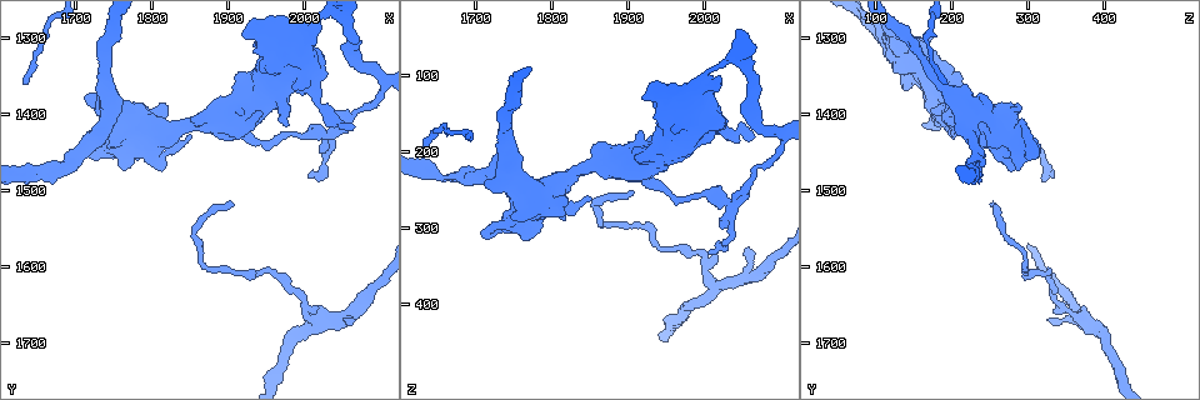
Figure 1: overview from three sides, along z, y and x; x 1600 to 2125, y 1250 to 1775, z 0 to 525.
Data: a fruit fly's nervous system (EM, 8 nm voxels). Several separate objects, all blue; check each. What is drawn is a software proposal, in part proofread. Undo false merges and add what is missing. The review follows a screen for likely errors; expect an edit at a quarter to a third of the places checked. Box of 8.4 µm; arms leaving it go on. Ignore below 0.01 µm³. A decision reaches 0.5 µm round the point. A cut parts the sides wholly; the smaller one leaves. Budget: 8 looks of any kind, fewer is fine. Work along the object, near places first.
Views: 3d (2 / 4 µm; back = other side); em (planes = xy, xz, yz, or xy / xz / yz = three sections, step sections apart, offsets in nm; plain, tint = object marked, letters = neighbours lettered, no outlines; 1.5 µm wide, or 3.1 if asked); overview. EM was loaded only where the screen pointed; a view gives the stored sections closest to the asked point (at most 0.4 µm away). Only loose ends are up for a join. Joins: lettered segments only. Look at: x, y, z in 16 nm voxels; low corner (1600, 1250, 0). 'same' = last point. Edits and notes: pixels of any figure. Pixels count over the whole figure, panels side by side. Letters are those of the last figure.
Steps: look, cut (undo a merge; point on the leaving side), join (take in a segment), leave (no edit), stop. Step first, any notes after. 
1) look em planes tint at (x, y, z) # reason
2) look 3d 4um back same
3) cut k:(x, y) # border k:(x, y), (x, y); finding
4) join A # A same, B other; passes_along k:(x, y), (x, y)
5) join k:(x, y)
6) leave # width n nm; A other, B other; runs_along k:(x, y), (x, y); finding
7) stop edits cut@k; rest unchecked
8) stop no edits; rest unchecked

look em xy step 8 tint at (1710, 1445, 225) # a narrow waist

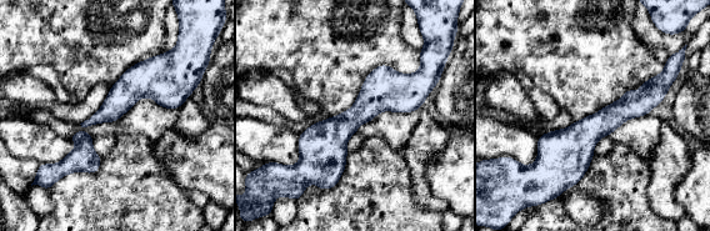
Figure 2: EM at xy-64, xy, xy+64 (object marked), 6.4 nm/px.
look em planes letters same # another direction

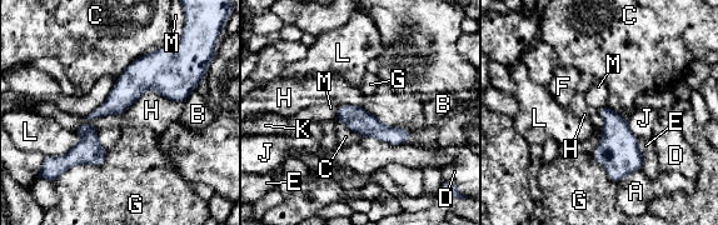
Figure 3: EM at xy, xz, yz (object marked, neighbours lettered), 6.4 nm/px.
leave # A other, B other, C other, D other, E other, F other, G other, H other, J other, K other, L other, M other; one cell here

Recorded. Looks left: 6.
look em planes plain at (2065, 1665, 330) # an open end

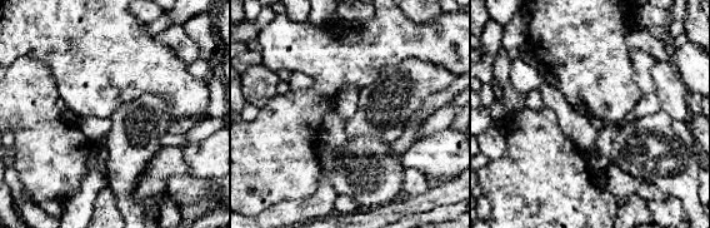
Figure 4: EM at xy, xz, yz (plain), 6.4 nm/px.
look em planes letters same

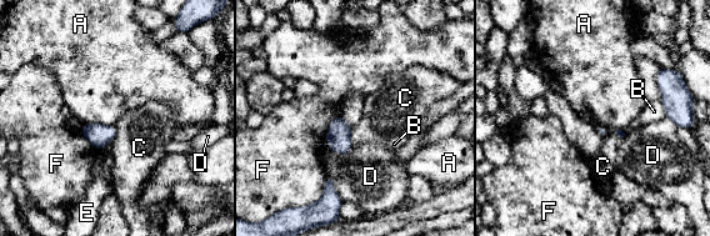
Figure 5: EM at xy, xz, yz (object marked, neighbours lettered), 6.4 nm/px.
leave # longest_contact F 220 nm; A other, B other, C other, D other, E other, F other; border 5:(113, 124), (84, 124), (80, 126); none of them fits

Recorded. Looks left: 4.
look em yz step 4 letters at (1940, 1295, 125) # sharp bend

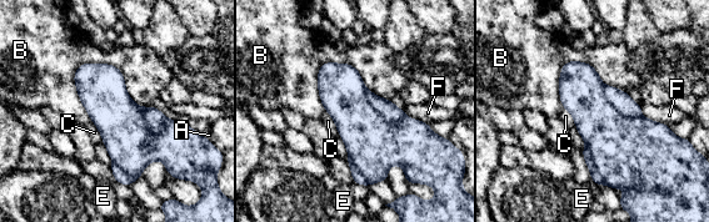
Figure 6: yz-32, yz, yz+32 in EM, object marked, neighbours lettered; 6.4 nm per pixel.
cut 6:(155, 119) # A other, B other, C other, E other, F other; a second cell is stuck on

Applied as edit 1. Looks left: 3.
stop edits cut@6; rest unchecked

